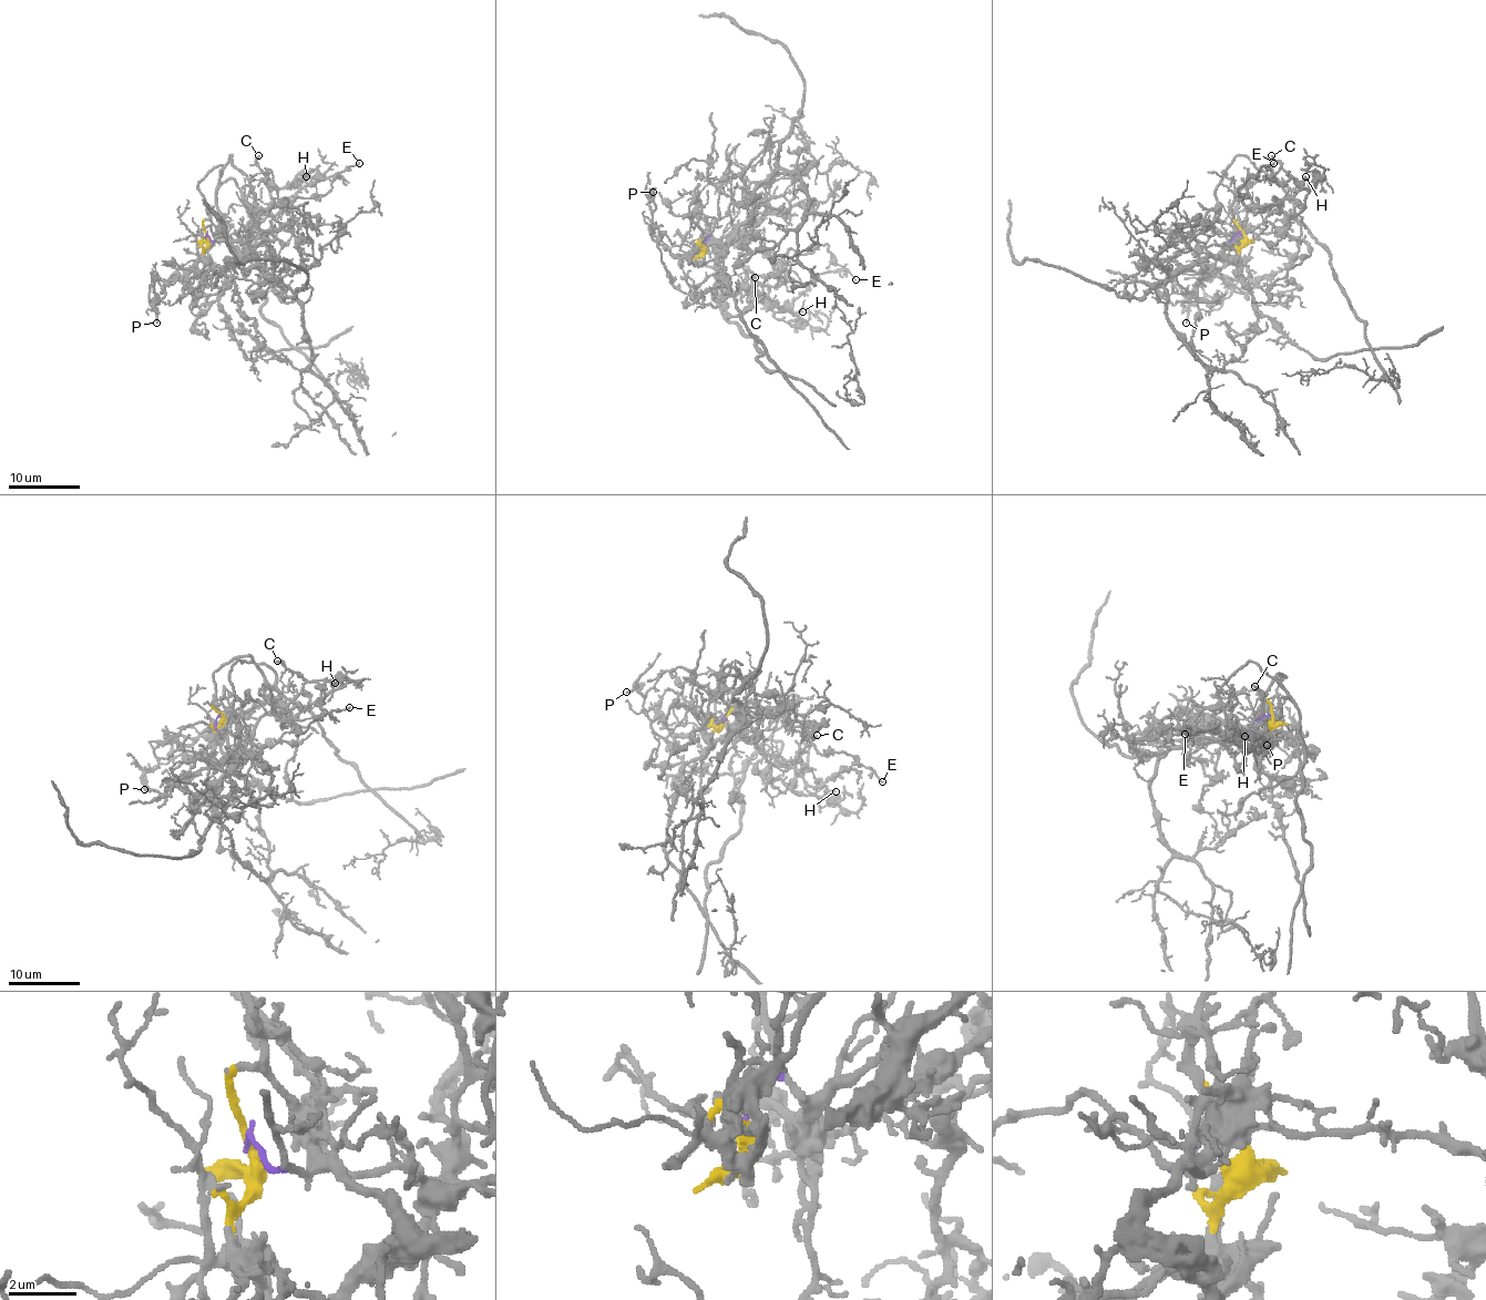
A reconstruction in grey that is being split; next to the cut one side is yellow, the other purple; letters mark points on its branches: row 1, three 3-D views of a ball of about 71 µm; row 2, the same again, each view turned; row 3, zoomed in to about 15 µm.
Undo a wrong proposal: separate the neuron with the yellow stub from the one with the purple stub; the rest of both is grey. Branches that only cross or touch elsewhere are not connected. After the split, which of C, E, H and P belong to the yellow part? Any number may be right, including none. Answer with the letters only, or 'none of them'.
C, E, P

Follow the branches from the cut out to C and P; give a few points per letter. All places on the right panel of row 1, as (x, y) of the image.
C: (1243, 236), (1233, 208), (1242, 187), (1262, 167), (1287, 185), (1280, 211), (1298, 190), (1271, 155)
P: (1243, 236), (1233, 208), (1262, 167), (1290, 200), (1298, 254), (1246, 292), (1205, 295), (1187, 321)

